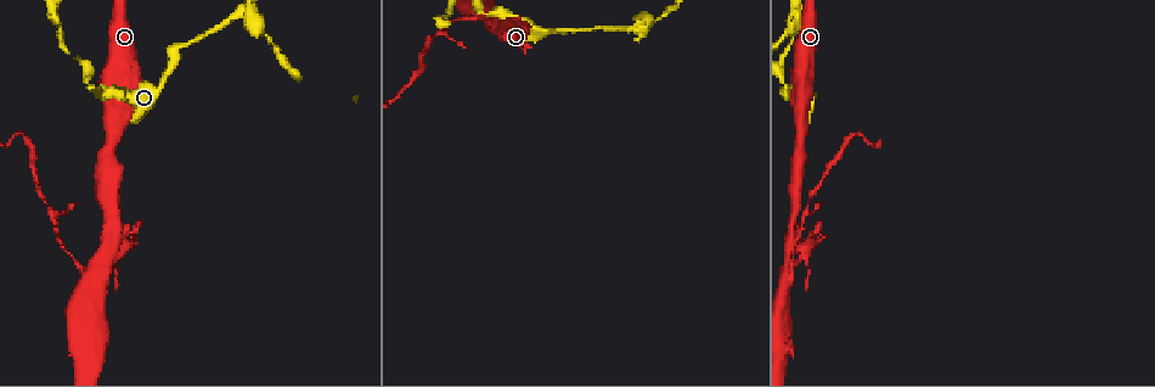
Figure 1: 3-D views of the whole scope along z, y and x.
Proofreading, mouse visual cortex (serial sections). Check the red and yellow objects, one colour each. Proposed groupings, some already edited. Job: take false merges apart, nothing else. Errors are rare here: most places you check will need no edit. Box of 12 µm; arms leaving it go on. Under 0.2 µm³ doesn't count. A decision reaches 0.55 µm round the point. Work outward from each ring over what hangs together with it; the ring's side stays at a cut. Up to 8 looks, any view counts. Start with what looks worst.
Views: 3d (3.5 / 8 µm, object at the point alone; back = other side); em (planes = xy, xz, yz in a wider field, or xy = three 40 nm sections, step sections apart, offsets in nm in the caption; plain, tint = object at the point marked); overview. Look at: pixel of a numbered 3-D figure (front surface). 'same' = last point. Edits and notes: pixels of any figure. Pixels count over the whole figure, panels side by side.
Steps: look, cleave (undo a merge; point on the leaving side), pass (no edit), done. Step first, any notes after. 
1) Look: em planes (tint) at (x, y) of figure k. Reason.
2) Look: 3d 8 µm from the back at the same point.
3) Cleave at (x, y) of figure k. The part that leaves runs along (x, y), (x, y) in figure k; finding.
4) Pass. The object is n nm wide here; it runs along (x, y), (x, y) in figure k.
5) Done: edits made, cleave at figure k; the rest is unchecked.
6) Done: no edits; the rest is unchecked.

Look: 3d 3.5 µm from the back at (642, 19) of figure 1. Thick turns thin.

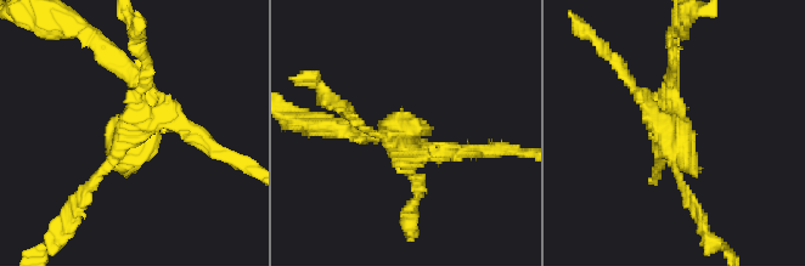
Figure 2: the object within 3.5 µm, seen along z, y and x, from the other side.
Look: em planes (tint) at (401, 133) of figure 2.

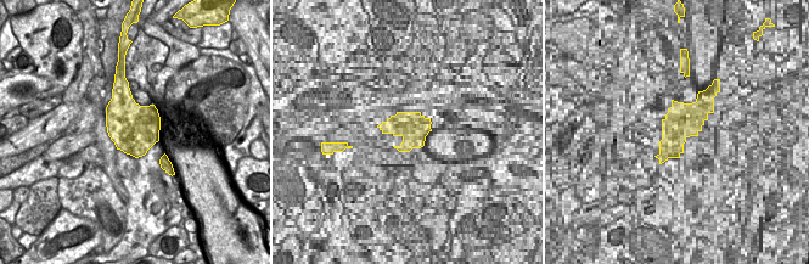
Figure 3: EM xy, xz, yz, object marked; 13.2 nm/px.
Cleave at (671, 136) of figure 2. The part that leaves runs along (656, 117), (681, 135), (684, 192) in figure 2; a second cell is stuck on.

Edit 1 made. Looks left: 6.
Look: overview. See it whole again.

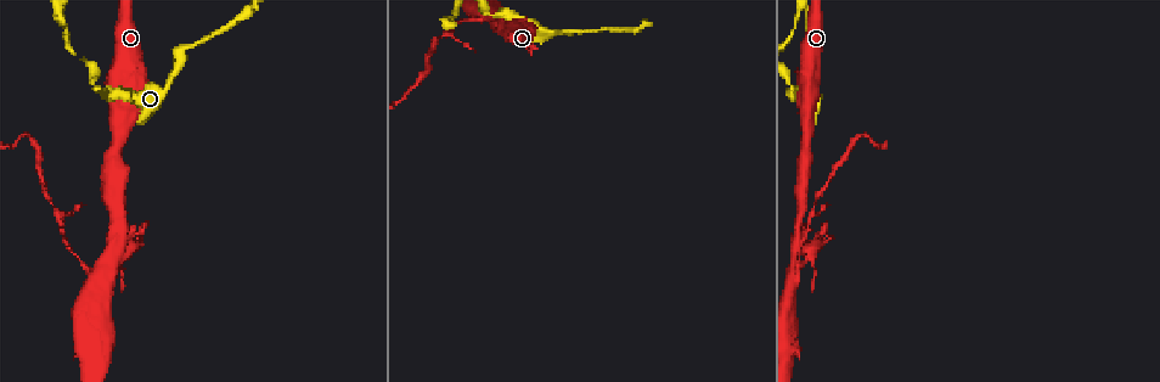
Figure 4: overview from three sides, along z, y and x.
Look: 3d 3.5 µm from the back at (807, 119) of figure 4. Calibre changes.

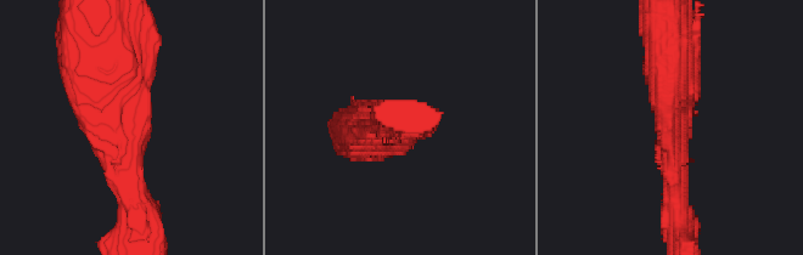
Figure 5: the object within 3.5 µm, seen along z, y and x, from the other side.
Look: em xy step 5 (tint) at (674, 127) of figure 5. The arms are 300, 700 nm wide.

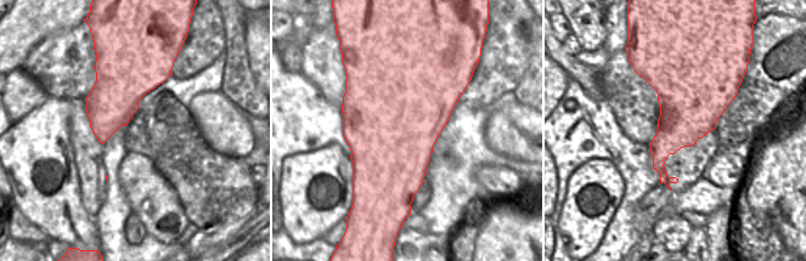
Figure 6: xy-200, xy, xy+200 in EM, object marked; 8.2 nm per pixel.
Pass. It runs along (99, 47), (128, 137), (132, 208) in figure 5; continuous, no second cell.

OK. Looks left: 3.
Look: 3d 3.5 µm from the back at (798, 270) of figure 4. Three arms meet.

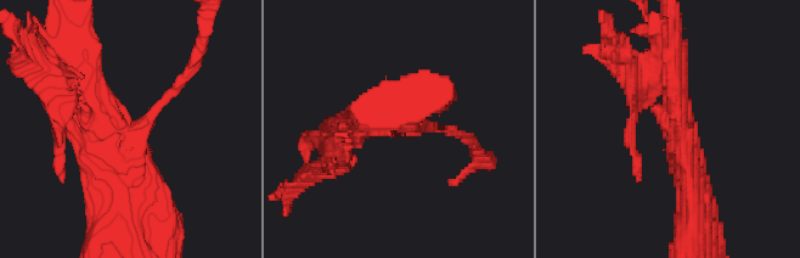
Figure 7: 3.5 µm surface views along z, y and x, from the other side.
Look: em planes (tint) at (403, 132) of figure 7. Need the tissue.

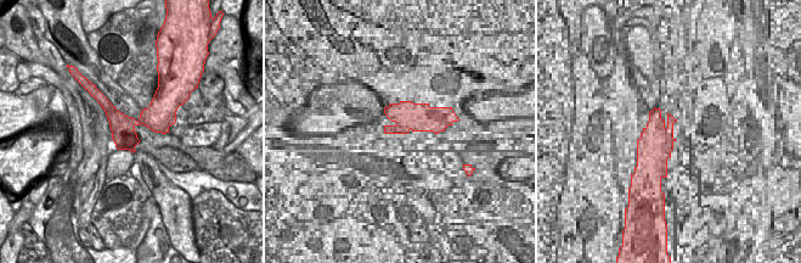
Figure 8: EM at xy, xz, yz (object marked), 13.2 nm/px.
Look: em xy step 1 (tint) at the same point.

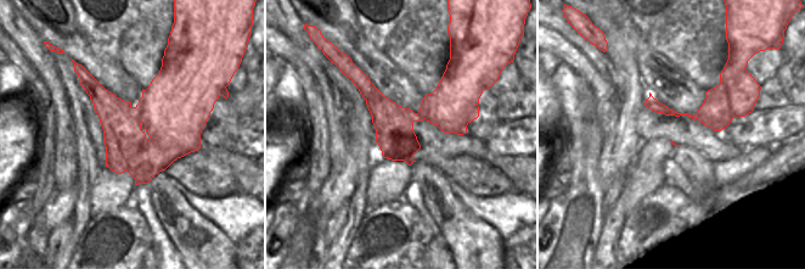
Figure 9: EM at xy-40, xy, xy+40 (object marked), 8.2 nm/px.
Pass. It runs along (359, 124), (460, 134) in figure 7; all the same cell.

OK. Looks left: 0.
Done: edits made, cleave at figure 2; the rest is unchecked.

